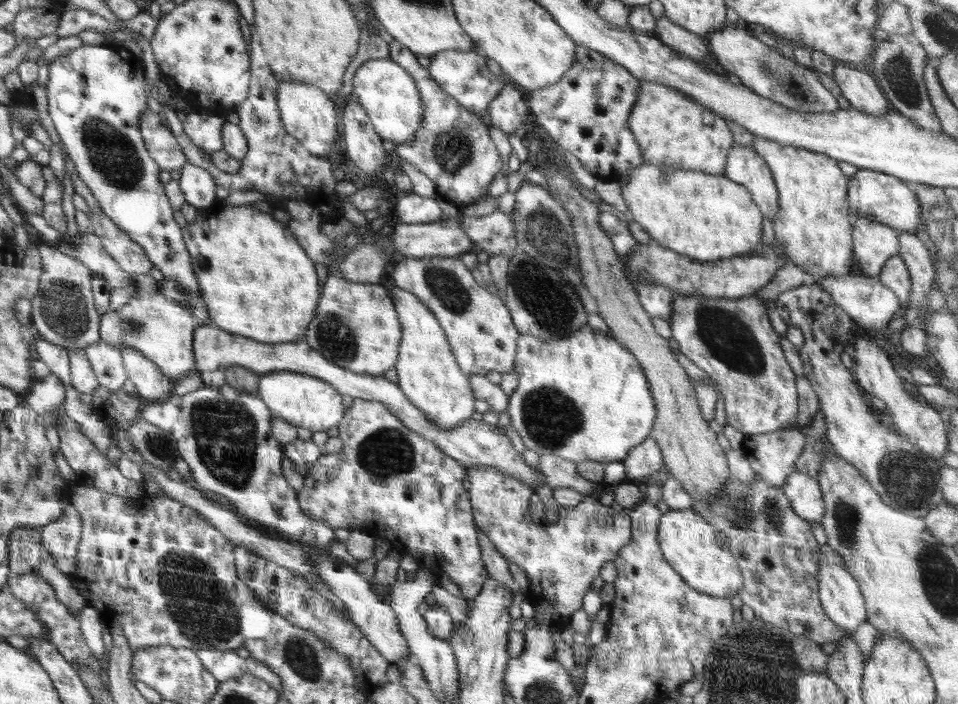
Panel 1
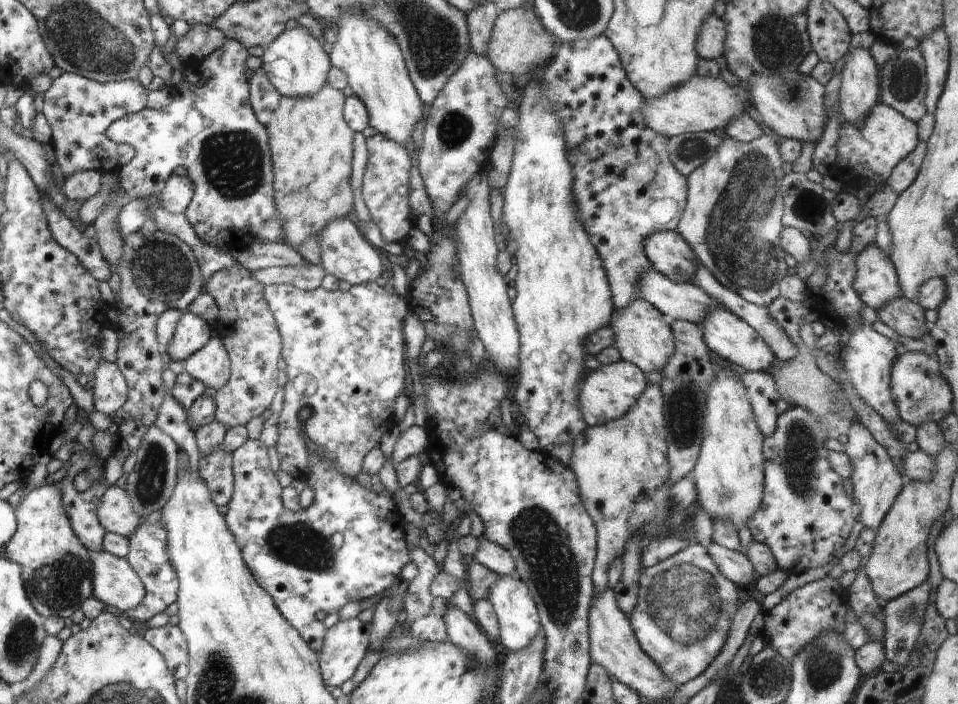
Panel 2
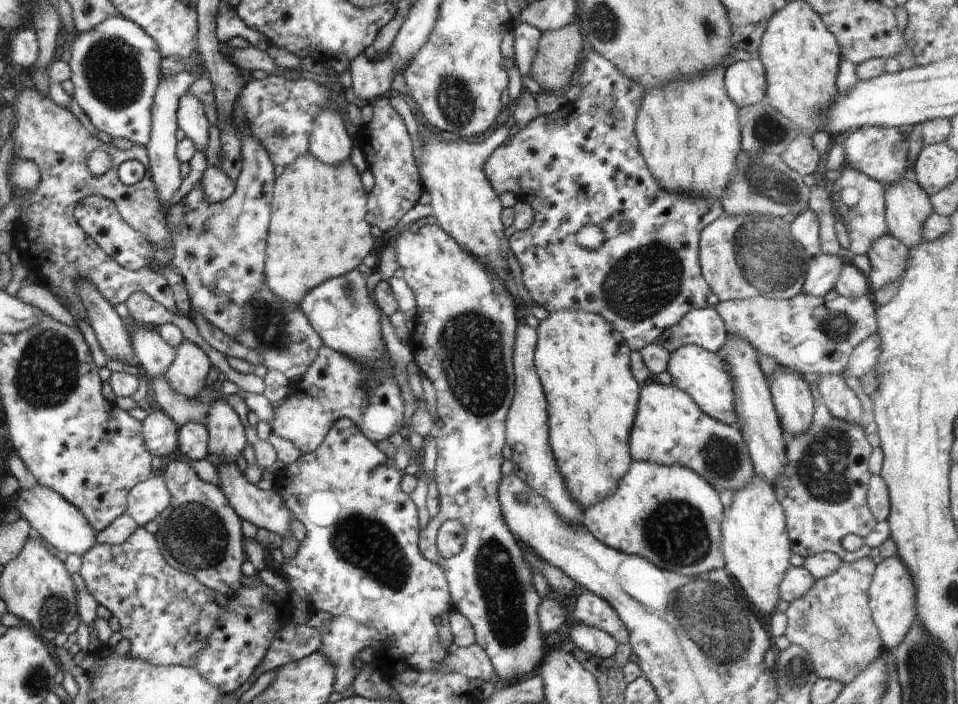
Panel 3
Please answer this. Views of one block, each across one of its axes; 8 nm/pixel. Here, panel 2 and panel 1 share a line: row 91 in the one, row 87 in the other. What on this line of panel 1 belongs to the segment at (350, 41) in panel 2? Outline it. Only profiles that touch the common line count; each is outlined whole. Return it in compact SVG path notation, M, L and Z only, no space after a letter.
M390 58L369 59L360 65L352 78L352 91L360 106L384 142L408 143L422 123L424 106L414 79L398 63Z

